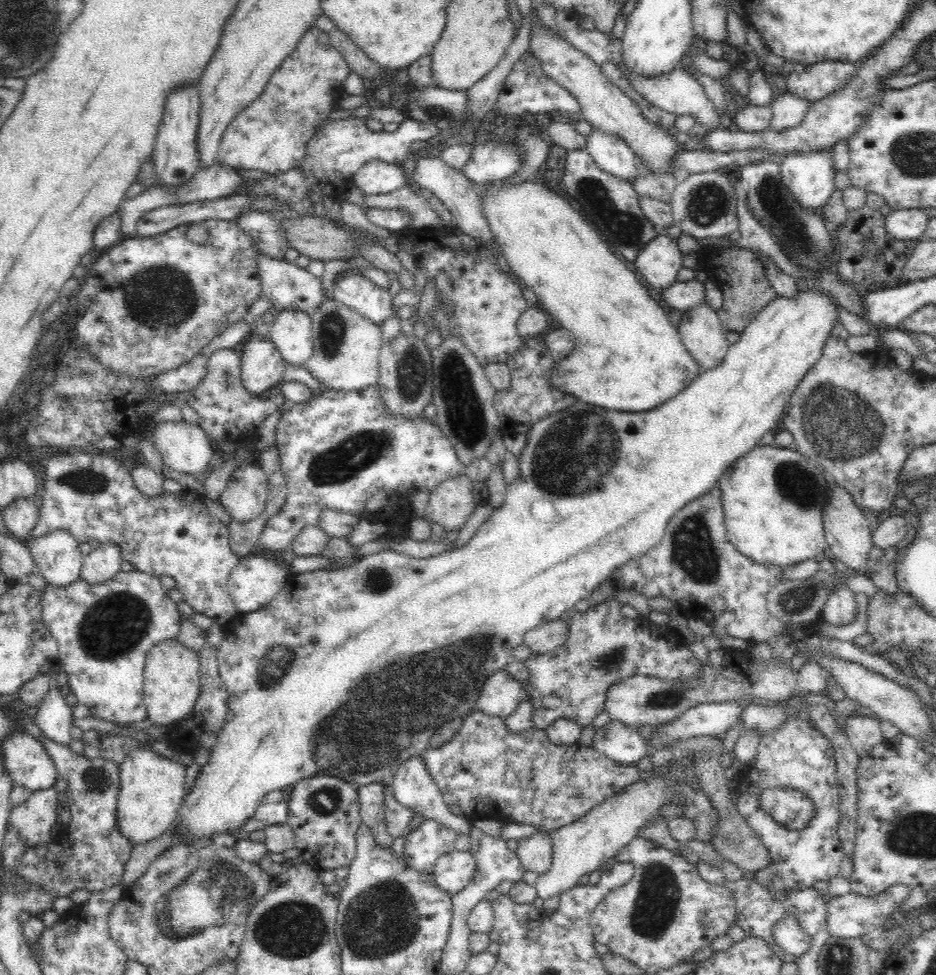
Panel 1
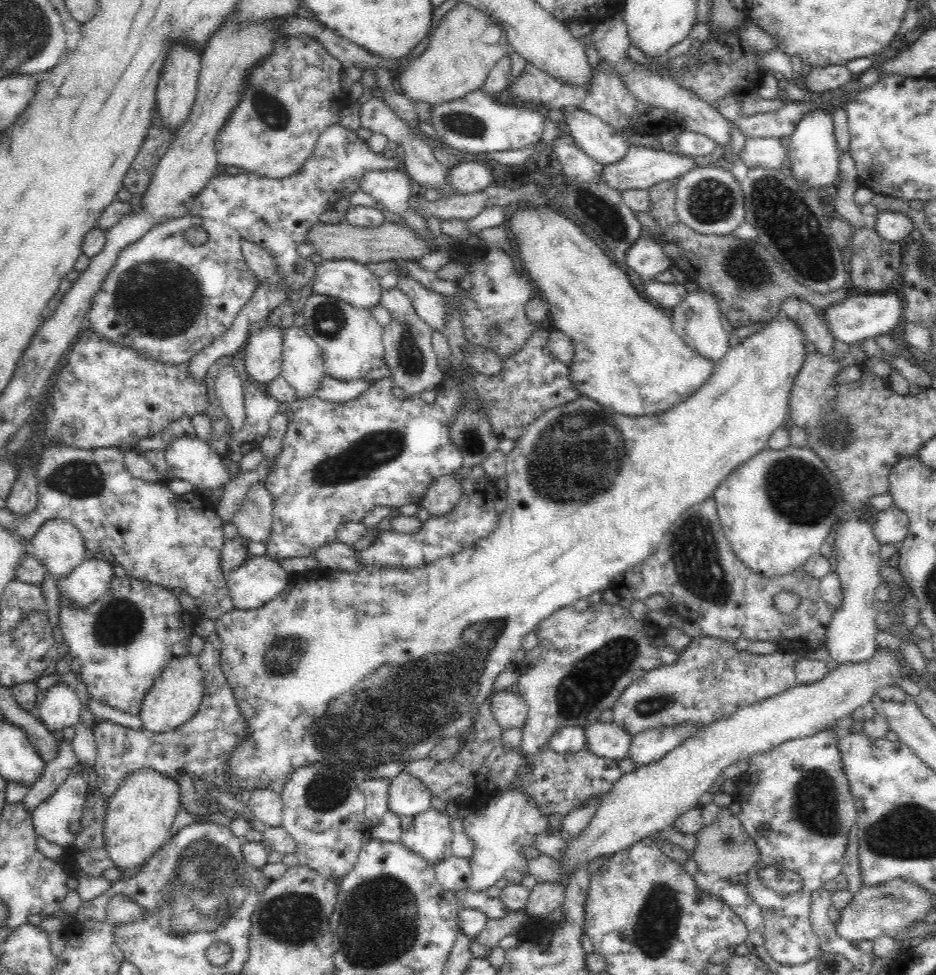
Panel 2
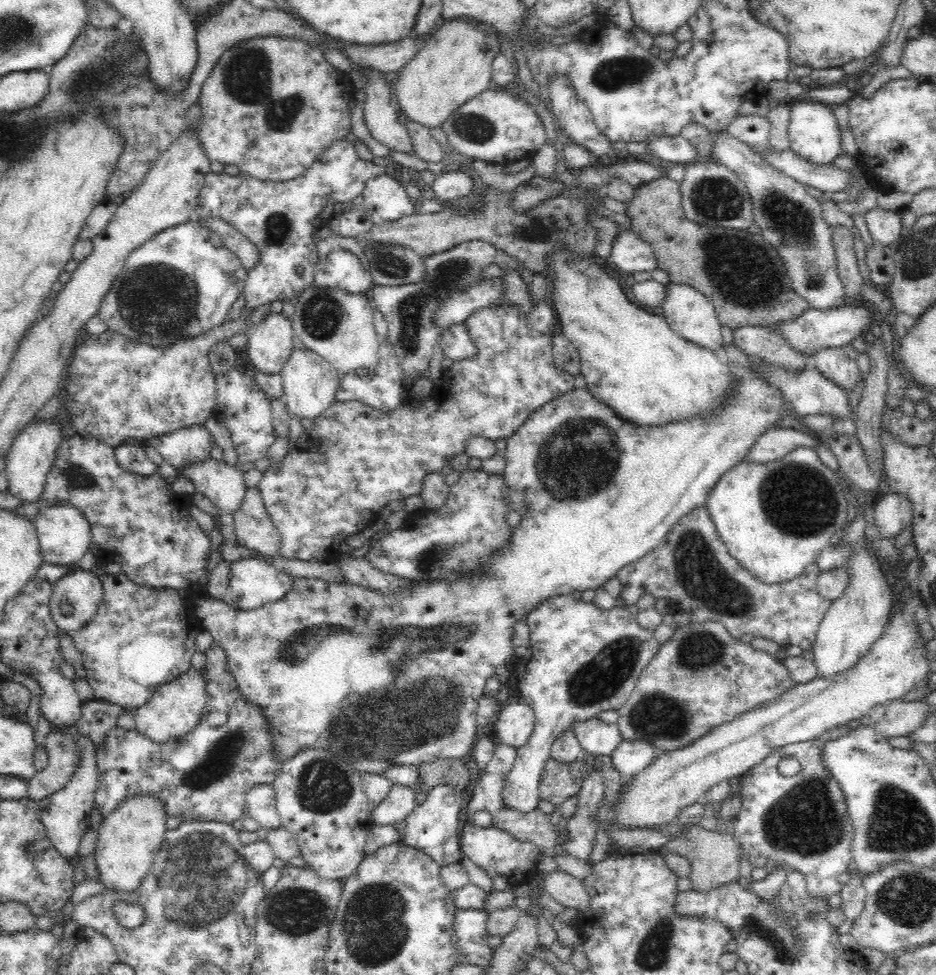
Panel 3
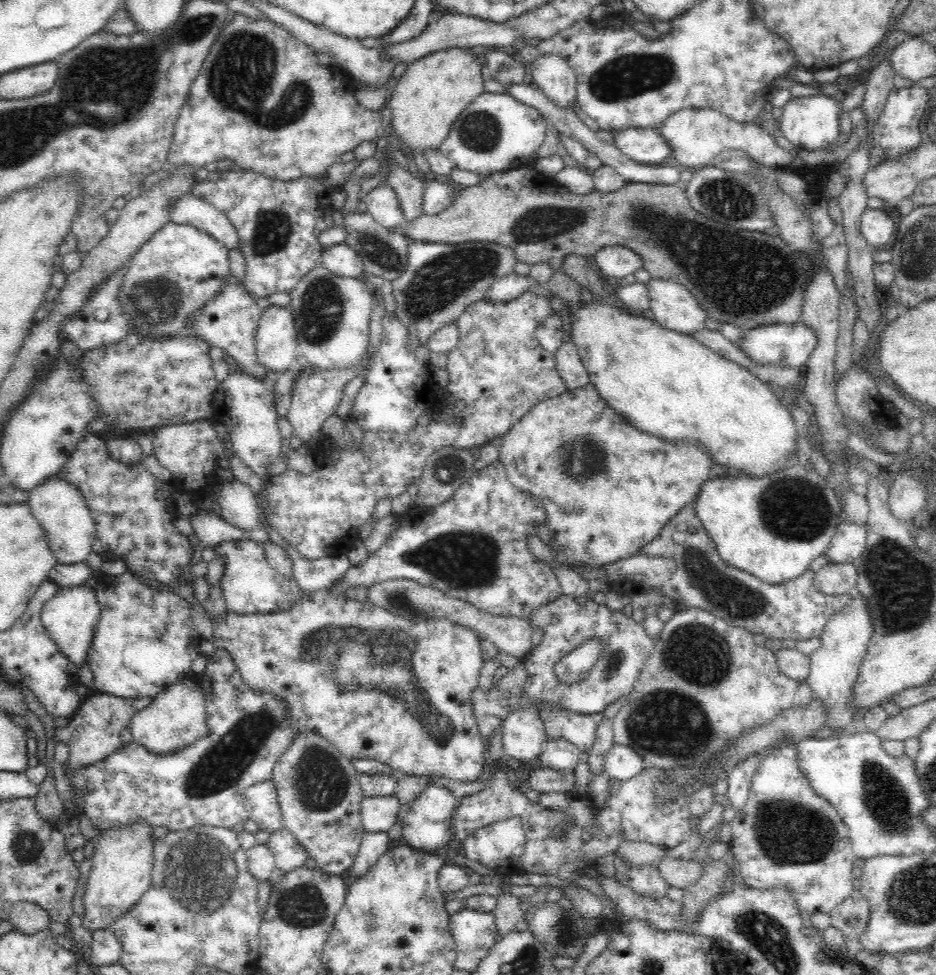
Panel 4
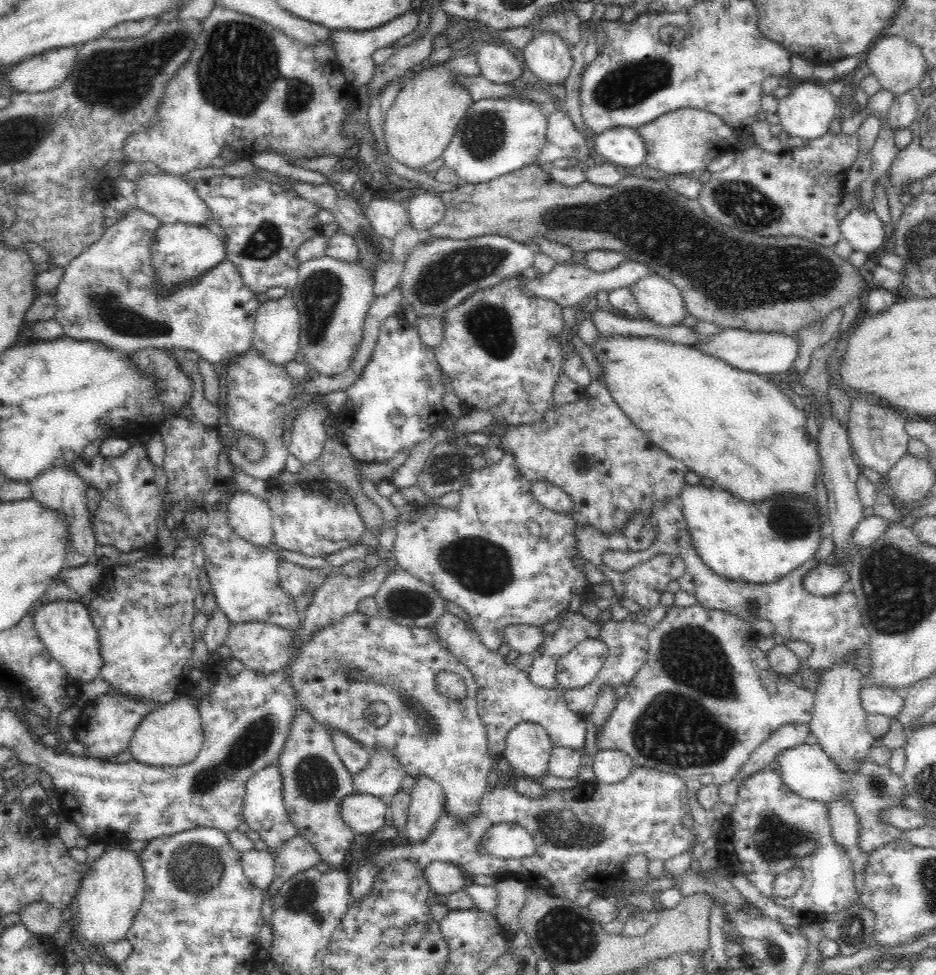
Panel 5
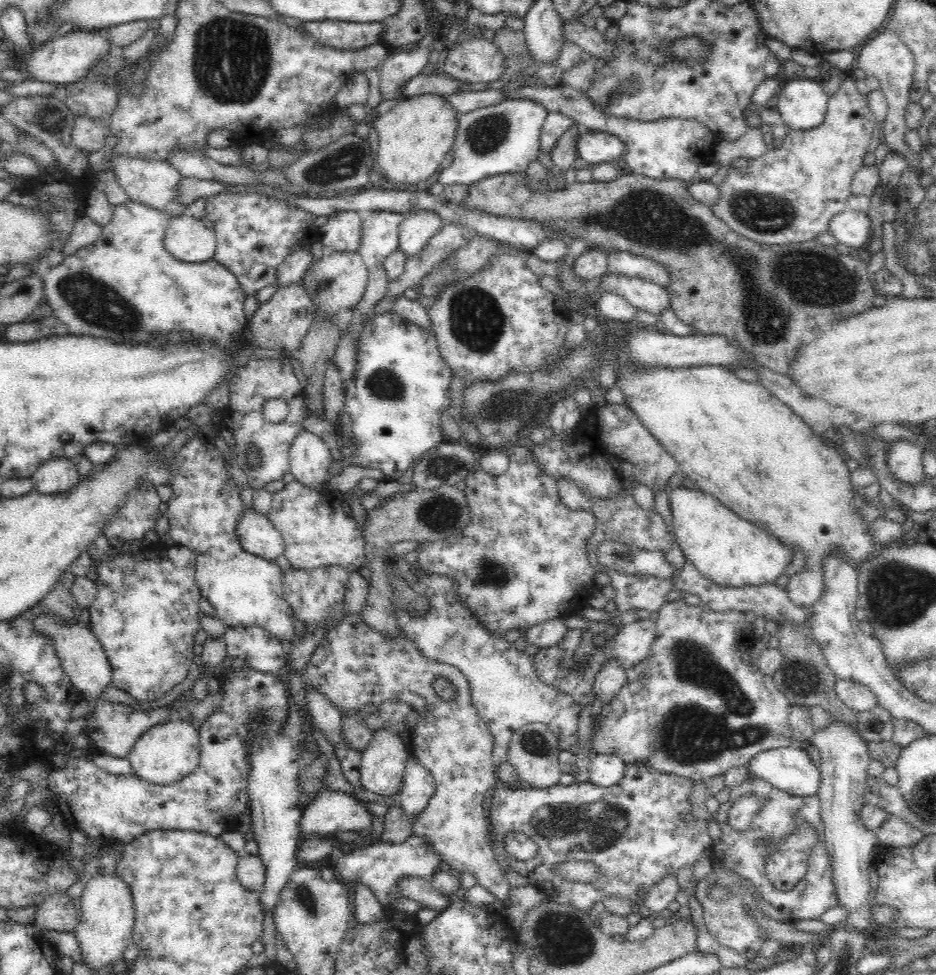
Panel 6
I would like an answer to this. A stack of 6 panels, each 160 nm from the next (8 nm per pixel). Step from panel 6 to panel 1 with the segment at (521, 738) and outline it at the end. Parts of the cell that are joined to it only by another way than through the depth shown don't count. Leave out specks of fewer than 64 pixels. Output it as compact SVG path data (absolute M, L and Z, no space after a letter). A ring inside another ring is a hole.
M506 669L493 672L481 688L477 709L490 716L507 719L516 712L524 700L522 684L514 679Z

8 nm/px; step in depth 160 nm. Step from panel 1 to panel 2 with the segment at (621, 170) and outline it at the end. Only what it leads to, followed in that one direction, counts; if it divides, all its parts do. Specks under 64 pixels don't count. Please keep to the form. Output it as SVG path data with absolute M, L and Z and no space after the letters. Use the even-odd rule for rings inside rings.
M564 109L563 114L568 135L601 165L618 162L629 149L630 132L615 130L584 110Z

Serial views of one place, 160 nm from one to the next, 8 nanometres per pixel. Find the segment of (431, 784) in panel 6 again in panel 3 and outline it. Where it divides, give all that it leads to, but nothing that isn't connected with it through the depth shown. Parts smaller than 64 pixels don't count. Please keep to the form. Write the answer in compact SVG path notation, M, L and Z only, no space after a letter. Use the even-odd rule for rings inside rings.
M438 785L426 793L424 802L415 805L406 818L405 834L401 842L412 848L423 850L440 866L460 862L463 852L459 848L460 829L458 828L458 814L462 810L464 798L453 786Z

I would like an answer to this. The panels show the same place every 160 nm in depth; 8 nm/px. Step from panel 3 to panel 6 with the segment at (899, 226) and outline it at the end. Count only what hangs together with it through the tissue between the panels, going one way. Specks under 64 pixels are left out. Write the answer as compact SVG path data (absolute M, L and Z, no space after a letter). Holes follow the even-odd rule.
M846 208L829 222L828 232L838 243L858 249L871 236L870 219L865 213Z

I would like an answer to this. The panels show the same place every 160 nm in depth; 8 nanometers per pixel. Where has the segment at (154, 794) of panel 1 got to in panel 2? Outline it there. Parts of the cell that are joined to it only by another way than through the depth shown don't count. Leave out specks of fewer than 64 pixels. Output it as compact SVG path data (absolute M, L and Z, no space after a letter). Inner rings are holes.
M140 769L128 775L109 798L104 812L104 848L112 866L122 870L142 867L172 835L174 816L178 812L179 784L152 769Z

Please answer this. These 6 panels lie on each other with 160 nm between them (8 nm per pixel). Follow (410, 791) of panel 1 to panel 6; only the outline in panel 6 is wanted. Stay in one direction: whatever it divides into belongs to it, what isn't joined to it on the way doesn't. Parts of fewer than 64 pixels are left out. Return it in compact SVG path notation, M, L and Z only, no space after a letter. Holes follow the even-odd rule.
M323 790L314 796L298 820L300 835L335 835L339 830L367 833L371 828L369 812L364 804L346 792Z

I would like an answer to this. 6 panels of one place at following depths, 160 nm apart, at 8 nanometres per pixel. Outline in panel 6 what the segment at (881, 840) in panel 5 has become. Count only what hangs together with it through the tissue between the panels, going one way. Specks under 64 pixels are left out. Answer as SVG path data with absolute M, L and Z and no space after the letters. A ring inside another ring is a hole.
M799 746L773 748L754 754L746 764L749 775L773 784L780 790L789 792L794 796L813 799L820 784L819 768L810 761L810 755Z

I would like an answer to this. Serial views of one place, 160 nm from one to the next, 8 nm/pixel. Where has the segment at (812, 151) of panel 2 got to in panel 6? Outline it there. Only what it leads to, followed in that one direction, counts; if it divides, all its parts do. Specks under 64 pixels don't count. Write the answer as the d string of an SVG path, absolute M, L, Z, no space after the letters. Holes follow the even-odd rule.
M802 76L799 79L789 79L782 82L780 96L776 109L782 116L782 123L788 124L792 130L810 130L818 124L822 124L827 112L829 94L823 83Z

